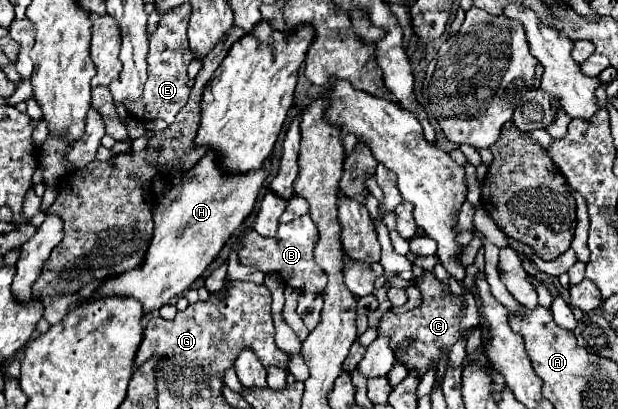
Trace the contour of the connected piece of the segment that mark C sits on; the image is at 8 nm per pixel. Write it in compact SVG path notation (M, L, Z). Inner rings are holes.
M424 272L422 278L416 278L416 288L422 292L420 306L404 314L394 314L392 310L388 310L378 324L378 336L386 336L390 340L390 348L396 354L396 362L406 366L408 370L418 370L418 378L422 378L430 368L438 368L440 350L446 350L446 354L450 354L452 346L462 338L460 312L464 310L464 302L460 296L450 292L448 284L438 282L432 272ZM406 338L410 338L410 346L402 350L400 344L406 342Z

